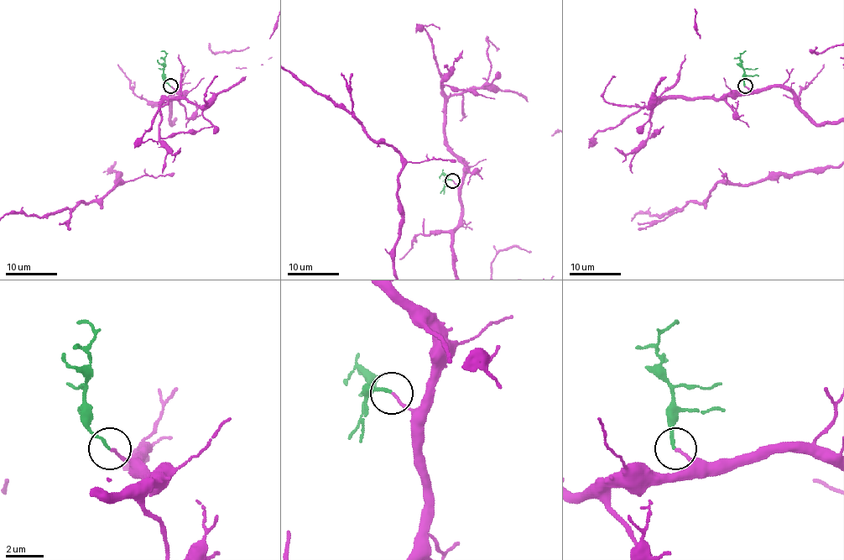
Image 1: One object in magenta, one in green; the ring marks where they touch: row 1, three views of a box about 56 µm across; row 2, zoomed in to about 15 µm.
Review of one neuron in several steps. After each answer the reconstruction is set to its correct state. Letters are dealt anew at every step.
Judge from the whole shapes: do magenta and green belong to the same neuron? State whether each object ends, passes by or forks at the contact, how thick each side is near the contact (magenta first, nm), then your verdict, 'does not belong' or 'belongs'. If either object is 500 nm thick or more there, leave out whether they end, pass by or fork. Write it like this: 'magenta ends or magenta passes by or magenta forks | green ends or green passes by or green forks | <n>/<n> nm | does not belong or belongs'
magenta ends | green ends | 130/150 nm | belongs

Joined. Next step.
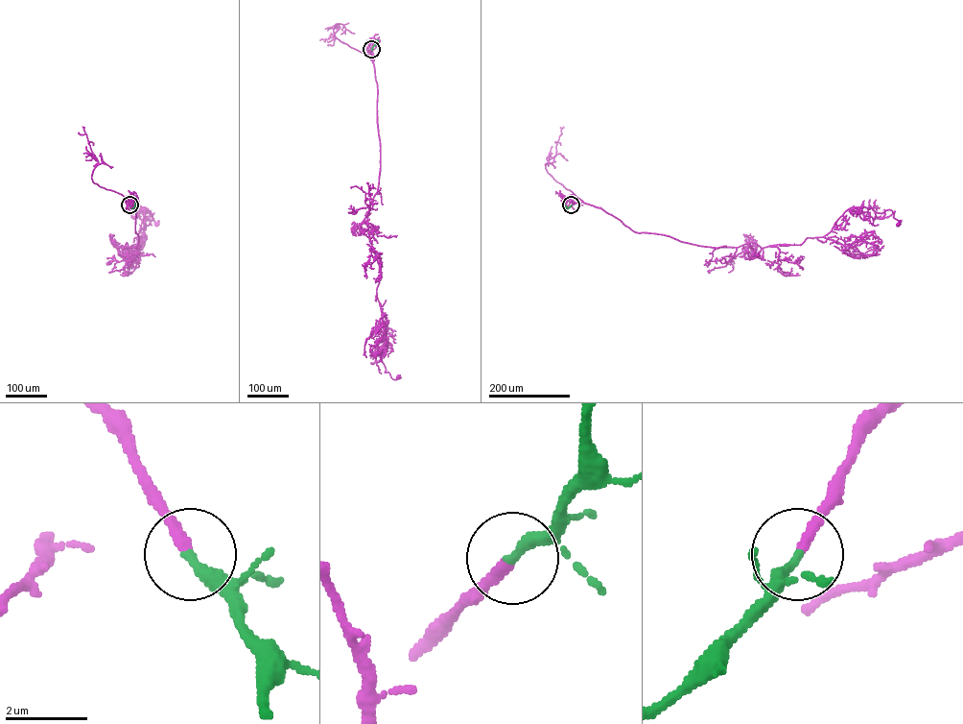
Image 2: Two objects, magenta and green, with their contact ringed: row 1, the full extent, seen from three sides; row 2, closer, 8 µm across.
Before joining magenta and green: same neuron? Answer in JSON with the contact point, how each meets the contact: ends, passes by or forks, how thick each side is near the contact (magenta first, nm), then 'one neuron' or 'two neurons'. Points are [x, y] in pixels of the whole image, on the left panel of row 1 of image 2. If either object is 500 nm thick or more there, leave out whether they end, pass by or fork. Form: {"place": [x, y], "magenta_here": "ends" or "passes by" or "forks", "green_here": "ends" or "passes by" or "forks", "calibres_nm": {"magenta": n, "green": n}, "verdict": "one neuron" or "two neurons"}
{"place": [129, 205], "magenta_here": "ends", "green_here": "ends", "calibres_nm": {"magenta": 280, "green": 300}, "verdict": "one neuron"}

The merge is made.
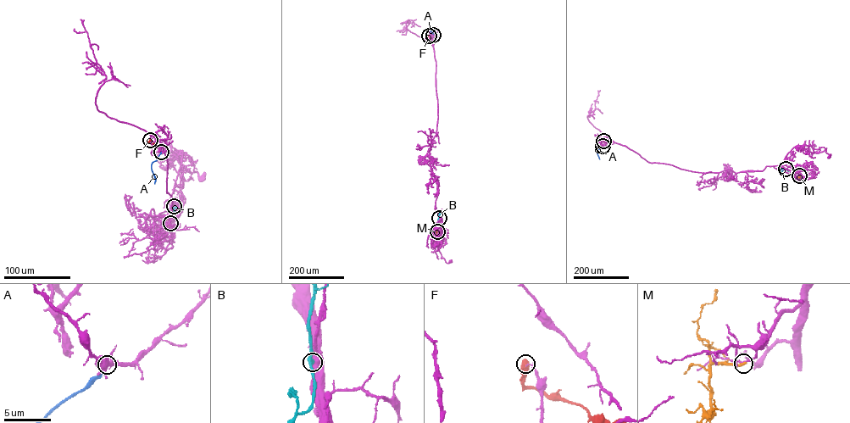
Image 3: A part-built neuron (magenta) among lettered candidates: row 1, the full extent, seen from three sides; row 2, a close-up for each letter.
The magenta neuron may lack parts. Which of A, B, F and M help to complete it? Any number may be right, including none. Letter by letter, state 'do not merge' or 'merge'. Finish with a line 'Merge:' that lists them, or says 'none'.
A: do not merge
B: do not merge
F: do not merge
M: do not merge
Merge: none

